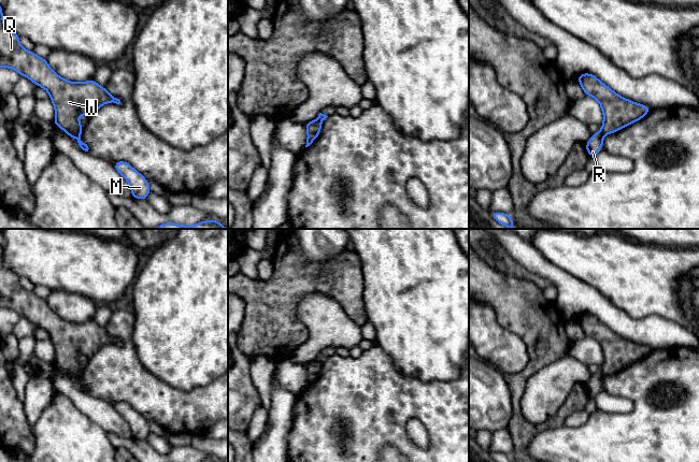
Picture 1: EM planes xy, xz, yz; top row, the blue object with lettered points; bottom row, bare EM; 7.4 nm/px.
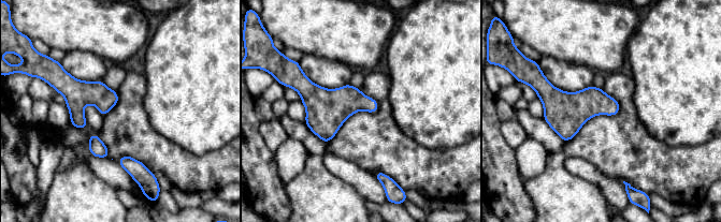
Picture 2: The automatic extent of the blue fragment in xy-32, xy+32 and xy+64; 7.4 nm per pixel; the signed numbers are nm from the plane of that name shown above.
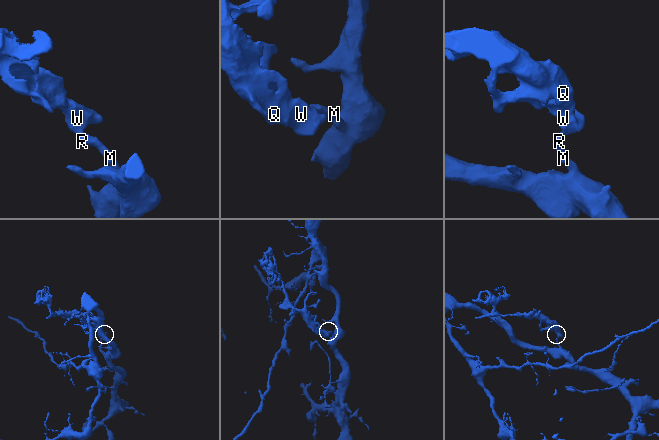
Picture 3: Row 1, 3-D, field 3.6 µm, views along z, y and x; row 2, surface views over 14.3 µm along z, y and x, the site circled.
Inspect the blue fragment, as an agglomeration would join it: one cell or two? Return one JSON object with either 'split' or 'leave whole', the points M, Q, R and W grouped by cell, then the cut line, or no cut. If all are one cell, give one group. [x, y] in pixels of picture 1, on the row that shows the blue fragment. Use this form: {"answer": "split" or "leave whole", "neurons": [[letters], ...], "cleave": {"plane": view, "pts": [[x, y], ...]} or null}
{"answer": "split", "neurons": [["M", "R"], ["Q", "W"]], "cleave": {"plane": "xy", "pts": [[80, 133], [76, 139]]}}

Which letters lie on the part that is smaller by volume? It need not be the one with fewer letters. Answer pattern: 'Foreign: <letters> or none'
Foreign: Q, W

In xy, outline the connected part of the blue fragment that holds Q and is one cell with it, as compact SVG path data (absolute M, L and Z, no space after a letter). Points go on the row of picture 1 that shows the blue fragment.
M0 5L0 67L15 70L49 93L56 127L77 139L84 129L79 120L82 113L90 118L103 104L120 103L94 80L82 83L67 81L48 66L46 58L25 49L19 35L4 25L2 11Z

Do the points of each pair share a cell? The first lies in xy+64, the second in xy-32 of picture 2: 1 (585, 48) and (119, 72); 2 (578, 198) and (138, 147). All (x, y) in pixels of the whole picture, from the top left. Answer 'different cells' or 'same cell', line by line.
1: different cells
2: same cell

